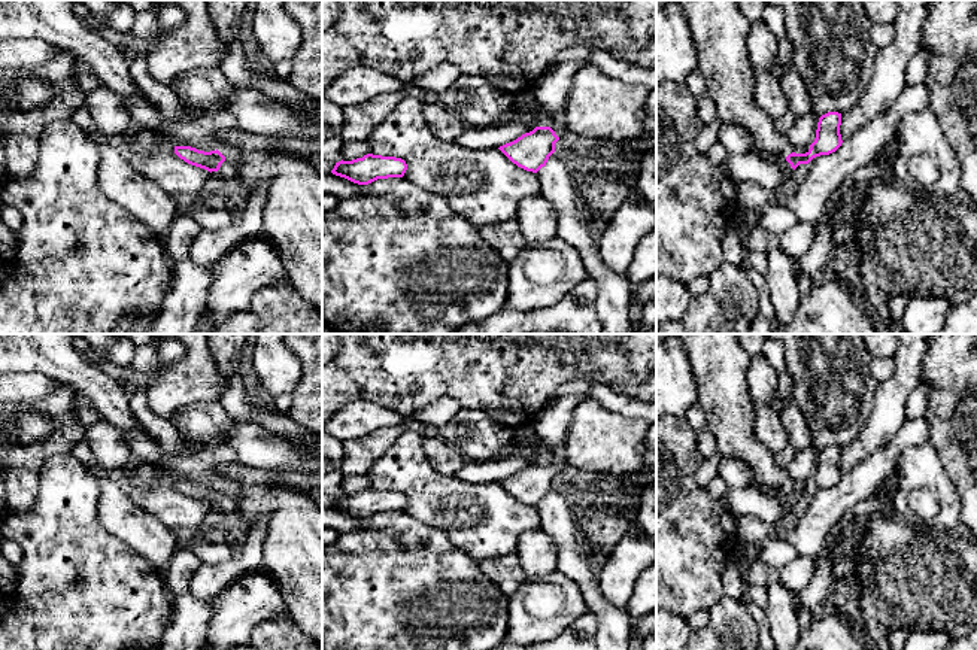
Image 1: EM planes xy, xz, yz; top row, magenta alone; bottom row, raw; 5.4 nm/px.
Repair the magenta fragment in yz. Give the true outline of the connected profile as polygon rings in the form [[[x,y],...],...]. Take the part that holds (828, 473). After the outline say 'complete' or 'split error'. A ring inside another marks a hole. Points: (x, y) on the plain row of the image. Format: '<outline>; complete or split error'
[[[828,446],[819,452],[816,473],[805,488],[789,488],[785,493],[765,493],[756,488],[744,486],[729,489],[722,501],[735,517],[758,516],[771,526],[776,526],[783,516],[792,513],[799,498],[808,498],[813,492],[835,486],[843,474],[840,468],[841,447]]]; split error

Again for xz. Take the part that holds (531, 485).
[[[568,394],[556,398],[540,411],[534,428],[550,447],[550,459],[535,461],[533,465],[498,482],[513,498],[533,507],[546,499],[549,490],[555,486],[555,477],[568,468],[564,449],[565,428],[573,419],[574,408],[588,397],[589,394]]]; split error

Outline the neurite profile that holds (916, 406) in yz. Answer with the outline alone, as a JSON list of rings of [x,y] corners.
[[[920,379],[919,385],[911,391],[907,406],[905,416],[907,420],[923,417],[928,408],[928,394],[929,386],[925,380]]]

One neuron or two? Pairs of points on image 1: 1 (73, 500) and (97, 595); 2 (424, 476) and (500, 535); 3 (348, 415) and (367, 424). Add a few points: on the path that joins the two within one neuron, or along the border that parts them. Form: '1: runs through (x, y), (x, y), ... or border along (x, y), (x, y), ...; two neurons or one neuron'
1: runs through (73, 524), (73, 534), (82, 544), (87, 571); one neuron
2: runs through (448, 500), (485, 501), (489, 512); one neuron
3: runs through (352, 419), (363, 419); one neuron

